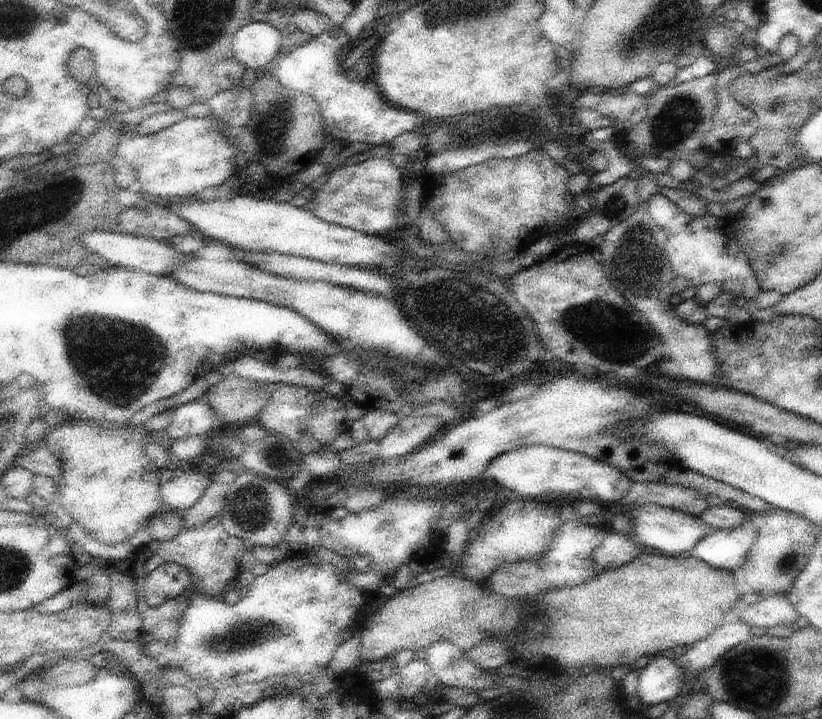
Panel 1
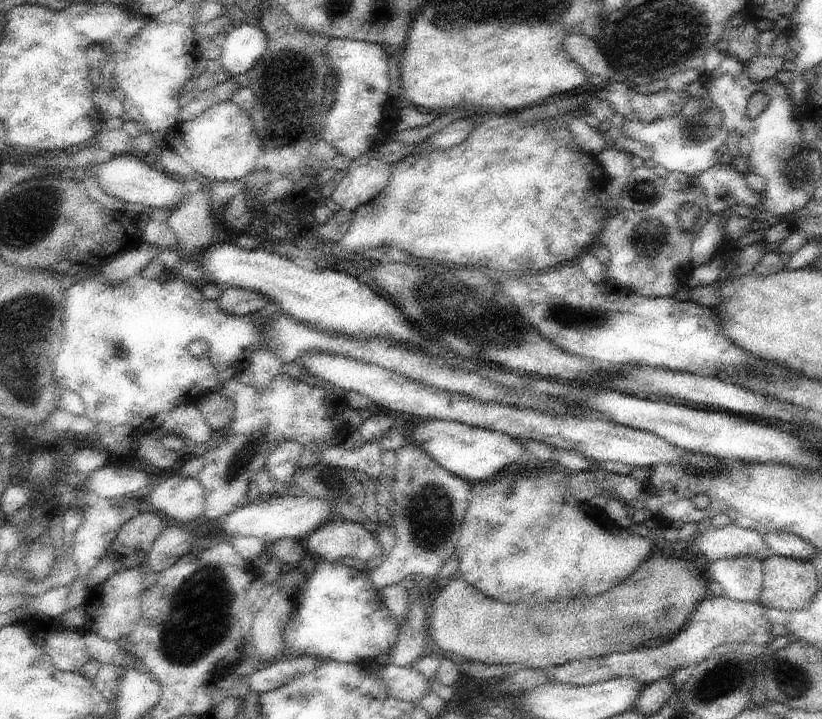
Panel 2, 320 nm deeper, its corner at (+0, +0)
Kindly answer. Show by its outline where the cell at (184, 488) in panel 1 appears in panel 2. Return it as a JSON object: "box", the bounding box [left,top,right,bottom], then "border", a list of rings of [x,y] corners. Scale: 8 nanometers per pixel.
{"box":[148,474,206,525],"border":[[[174,474],[166,482],[158,484],[148,498],[154,508],[189,525],[192,520],[204,518],[206,495],[198,479]]]}

